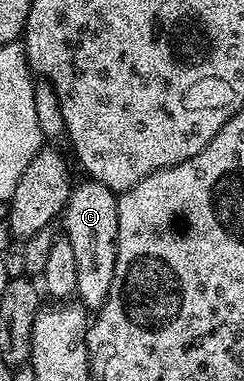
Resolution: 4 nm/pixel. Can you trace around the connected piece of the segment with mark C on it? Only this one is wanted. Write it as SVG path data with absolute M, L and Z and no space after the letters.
M83 181L71 187L68 202L62 211L63 233L70 240L70 248L74 248L74 265L78 268L75 297L79 305L95 312L106 300L110 280L114 276L118 236L117 195L101 182Z

